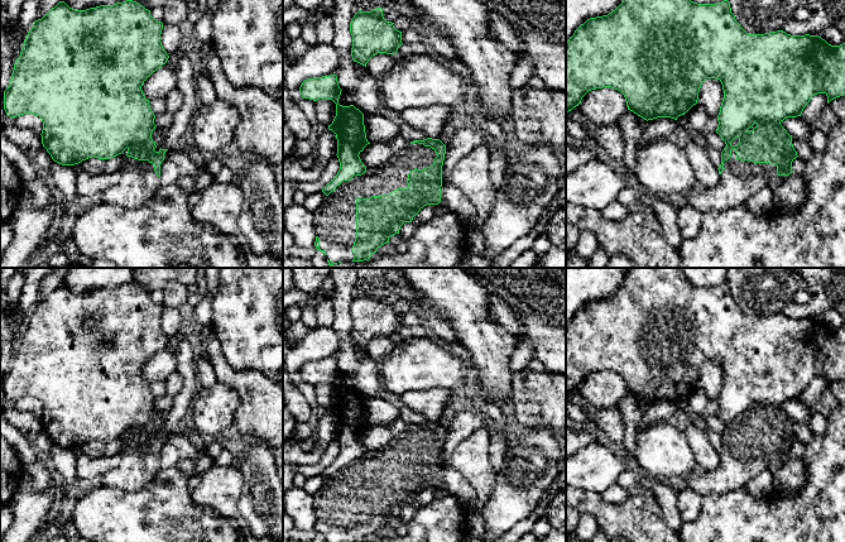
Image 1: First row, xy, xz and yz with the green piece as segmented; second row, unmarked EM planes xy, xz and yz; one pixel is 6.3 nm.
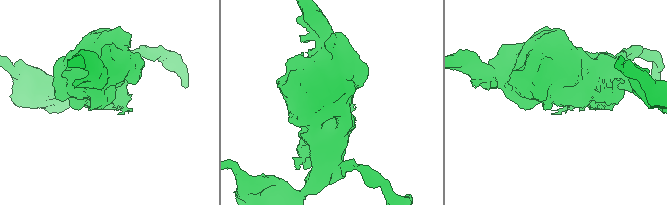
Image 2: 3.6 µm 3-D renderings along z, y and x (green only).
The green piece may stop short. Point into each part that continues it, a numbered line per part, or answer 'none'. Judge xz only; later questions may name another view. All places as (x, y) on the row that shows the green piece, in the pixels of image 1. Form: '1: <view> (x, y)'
none

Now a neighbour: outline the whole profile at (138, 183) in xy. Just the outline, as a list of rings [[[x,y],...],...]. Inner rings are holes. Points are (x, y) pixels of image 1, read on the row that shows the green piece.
[[[128,148],[121,153],[120,181],[105,190],[102,202],[134,210],[150,200],[160,187],[154,164],[126,155]]]

